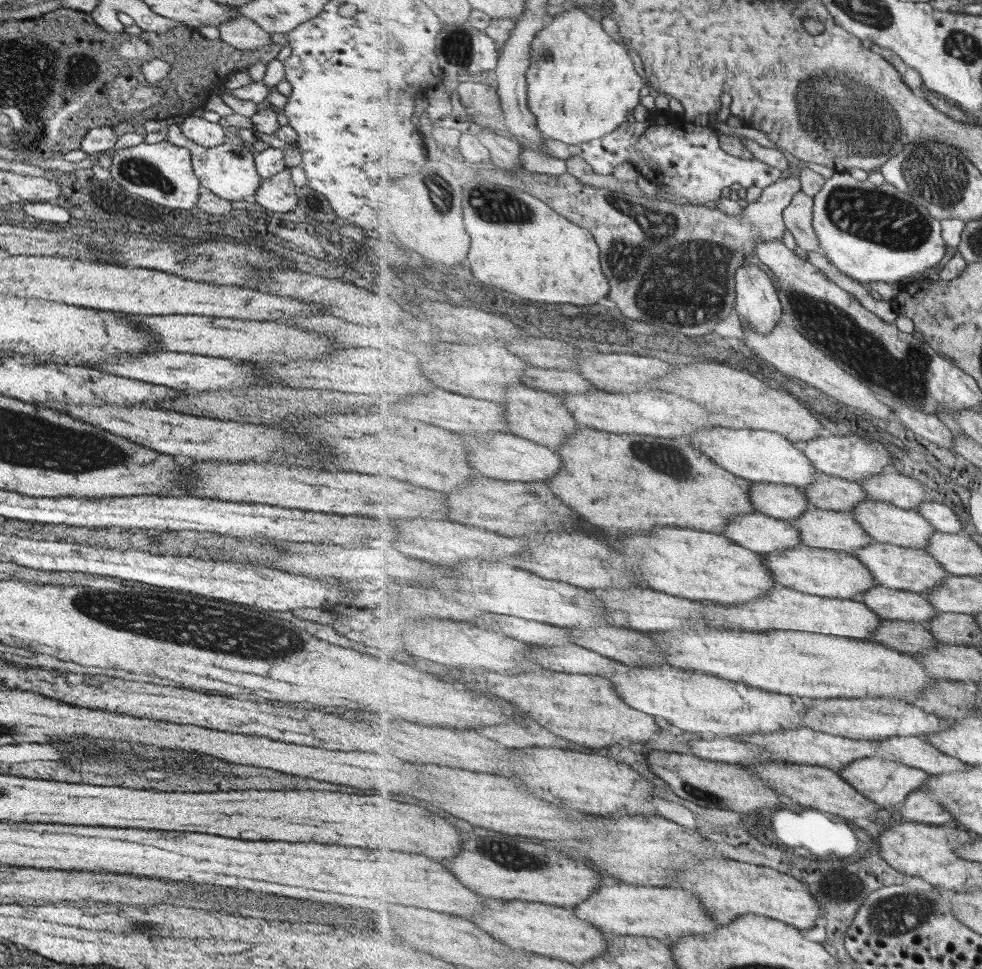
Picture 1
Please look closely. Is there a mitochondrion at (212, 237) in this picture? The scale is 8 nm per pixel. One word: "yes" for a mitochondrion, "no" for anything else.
no

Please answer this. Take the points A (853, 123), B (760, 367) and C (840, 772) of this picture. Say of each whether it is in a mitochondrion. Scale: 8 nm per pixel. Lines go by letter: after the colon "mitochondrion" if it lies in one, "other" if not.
A: mitochondrion
B: other
C: other

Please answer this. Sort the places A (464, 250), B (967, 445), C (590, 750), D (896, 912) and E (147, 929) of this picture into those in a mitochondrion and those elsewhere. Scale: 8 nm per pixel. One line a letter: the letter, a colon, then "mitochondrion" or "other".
A: other
B: other
C: other
D: mitochondrion
E: mitochondrion

